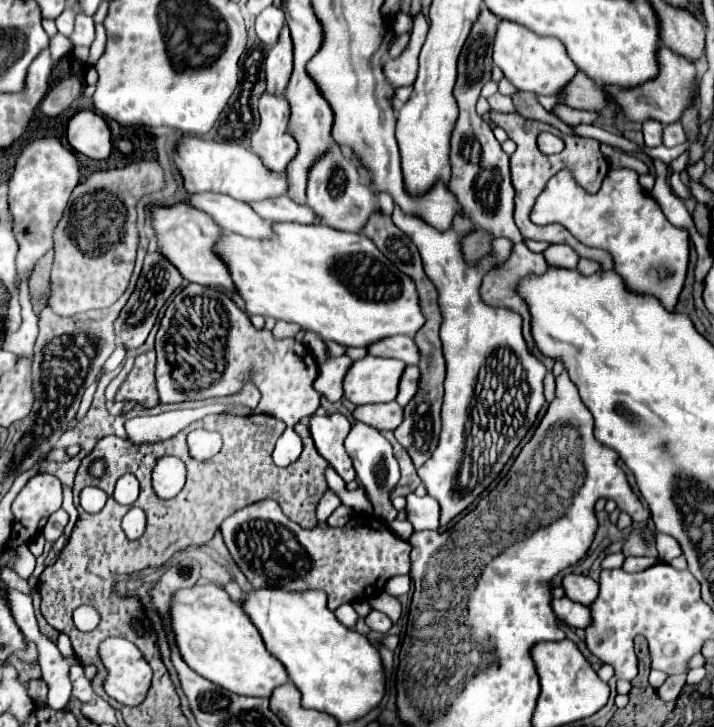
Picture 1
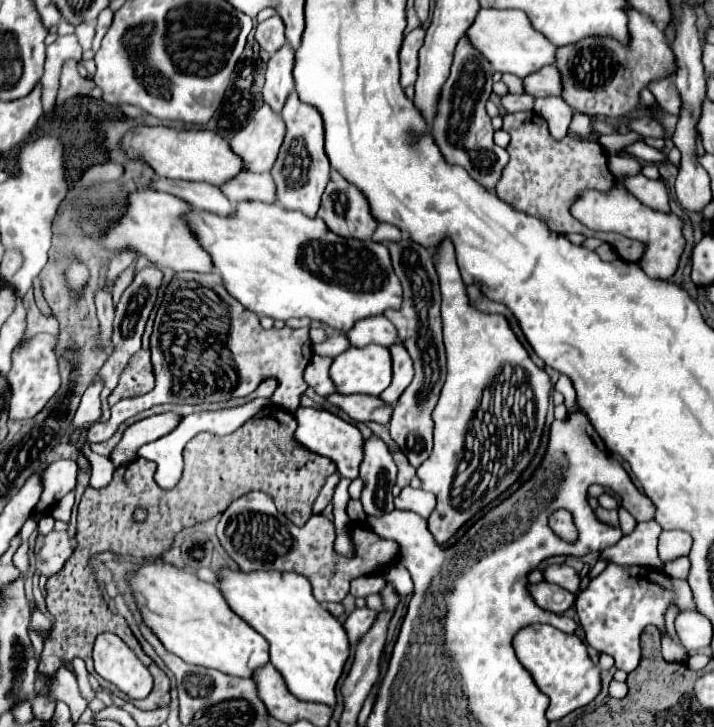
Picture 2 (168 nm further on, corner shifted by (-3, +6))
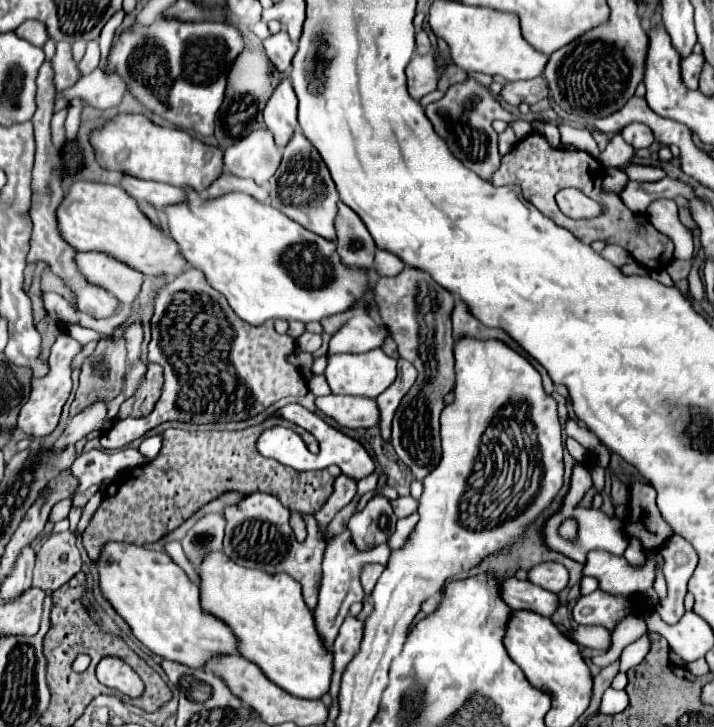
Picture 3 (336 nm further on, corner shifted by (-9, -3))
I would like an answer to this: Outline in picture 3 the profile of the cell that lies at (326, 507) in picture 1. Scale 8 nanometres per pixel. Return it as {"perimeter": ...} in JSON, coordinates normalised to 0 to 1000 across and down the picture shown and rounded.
{"perimeter":[[[483,652],[472,655],[469,669],[466,669],[466,680],[458,685],[458,691],[452,693],[452,699],[447,704],[441,704],[441,715],[447,721],[447,726],[458,735],[458,721],[466,715],[466,710],[492,691],[492,685],[500,680],[500,663],[486,657]]]}

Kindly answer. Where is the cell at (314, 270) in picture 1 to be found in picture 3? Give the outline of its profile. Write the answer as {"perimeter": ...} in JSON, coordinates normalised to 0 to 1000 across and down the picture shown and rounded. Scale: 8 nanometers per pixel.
{"perimeter":[[[262,259],[262,278],[234,283],[228,292],[234,297],[237,325],[251,336],[256,355],[270,369],[282,371],[293,393],[310,402],[329,432],[349,446],[368,446],[377,437],[436,443],[483,429],[494,418],[511,421],[508,410],[517,402],[517,385],[528,380],[525,371],[508,374],[483,369],[469,344],[469,333],[427,316],[396,292],[360,278],[340,264],[324,264],[307,272],[282,272],[279,264]]]}

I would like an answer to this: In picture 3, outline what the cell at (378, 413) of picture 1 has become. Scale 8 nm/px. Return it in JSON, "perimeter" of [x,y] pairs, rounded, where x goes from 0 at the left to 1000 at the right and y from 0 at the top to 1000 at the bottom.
{"perimeter":[[[461,542],[441,547],[441,558],[480,589],[520,589],[531,580],[531,564],[520,547]]]}

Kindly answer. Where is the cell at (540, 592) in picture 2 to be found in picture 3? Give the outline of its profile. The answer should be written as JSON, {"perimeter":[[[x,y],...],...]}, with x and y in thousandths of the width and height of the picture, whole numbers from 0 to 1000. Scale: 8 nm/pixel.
{"perimeter":[[[704,795],[699,798],[699,806],[702,806],[699,820],[718,839],[744,839],[769,850],[780,836],[780,820],[744,803],[741,798]]]}

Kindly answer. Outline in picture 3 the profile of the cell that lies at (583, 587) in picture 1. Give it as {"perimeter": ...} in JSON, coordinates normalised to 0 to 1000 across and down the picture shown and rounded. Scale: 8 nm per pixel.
{"perimeter":[[[761,773],[761,776],[752,776],[746,779],[741,787],[738,787],[738,798],[769,812],[769,814],[786,814],[794,801],[797,801],[797,790],[794,790],[794,781],[789,776],[780,776],[780,773]]]}

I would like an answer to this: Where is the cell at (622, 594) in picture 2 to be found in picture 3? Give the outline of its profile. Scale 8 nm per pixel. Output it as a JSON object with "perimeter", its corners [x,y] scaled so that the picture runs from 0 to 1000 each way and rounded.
{"perimeter":[[[833,812],[825,820],[814,820],[803,834],[800,845],[811,861],[839,858],[859,867],[867,853],[873,853],[878,845],[887,842],[898,842],[898,836],[889,831],[887,823],[878,825],[873,820],[856,820],[850,814]]]}

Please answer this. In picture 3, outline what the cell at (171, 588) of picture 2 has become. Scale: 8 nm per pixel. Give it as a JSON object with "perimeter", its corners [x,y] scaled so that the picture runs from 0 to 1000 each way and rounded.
{"perimeter":[[[150,746],[136,770],[136,787],[144,823],[181,858],[183,872],[214,900],[270,919],[284,919],[301,900],[335,900],[326,869],[310,853],[282,839],[279,806],[231,759],[181,746]]]}

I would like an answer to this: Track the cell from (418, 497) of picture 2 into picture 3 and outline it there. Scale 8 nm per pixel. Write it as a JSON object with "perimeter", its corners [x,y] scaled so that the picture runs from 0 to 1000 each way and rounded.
{"perimeter":[[[570,682],[570,685],[556,685],[556,688],[548,688],[548,696],[553,702],[553,710],[556,713],[567,713],[578,704],[584,704],[584,688]]]}

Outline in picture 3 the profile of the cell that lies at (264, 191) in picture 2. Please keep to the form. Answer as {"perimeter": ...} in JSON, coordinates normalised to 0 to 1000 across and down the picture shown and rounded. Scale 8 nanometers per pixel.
{"perimeter":[[[312,237],[293,259],[290,259],[290,270],[293,272],[304,272],[304,270],[312,270],[318,264],[343,264],[349,270],[354,270],[357,275],[368,278],[374,272],[374,261],[352,248],[343,248],[343,245],[335,245],[335,242],[324,242],[318,237]]]}

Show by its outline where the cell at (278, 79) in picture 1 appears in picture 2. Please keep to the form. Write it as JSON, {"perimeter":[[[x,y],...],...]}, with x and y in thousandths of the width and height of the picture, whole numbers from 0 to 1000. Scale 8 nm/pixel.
{"perimeter":[[[396,62],[388,73],[380,76],[374,87],[374,111],[368,120],[368,136],[382,147],[382,153],[394,153],[402,131],[410,125],[410,67]]]}

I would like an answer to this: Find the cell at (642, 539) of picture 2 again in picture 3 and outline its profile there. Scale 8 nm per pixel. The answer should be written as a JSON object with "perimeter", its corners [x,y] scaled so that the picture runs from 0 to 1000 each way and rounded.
{"perimeter":[[[831,757],[822,762],[817,790],[836,795],[845,814],[878,823],[892,820],[912,809],[917,801],[917,759],[906,765],[901,781],[887,781],[873,765],[867,768],[845,757]]]}

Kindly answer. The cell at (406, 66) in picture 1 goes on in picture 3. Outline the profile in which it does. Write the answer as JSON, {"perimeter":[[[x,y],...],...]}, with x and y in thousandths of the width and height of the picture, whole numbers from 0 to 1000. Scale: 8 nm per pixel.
{"perimeter":[[[581,74],[570,91],[570,110],[573,110],[573,129],[581,138],[590,138],[595,129],[606,127],[612,121],[612,110],[615,110],[606,77]]]}

